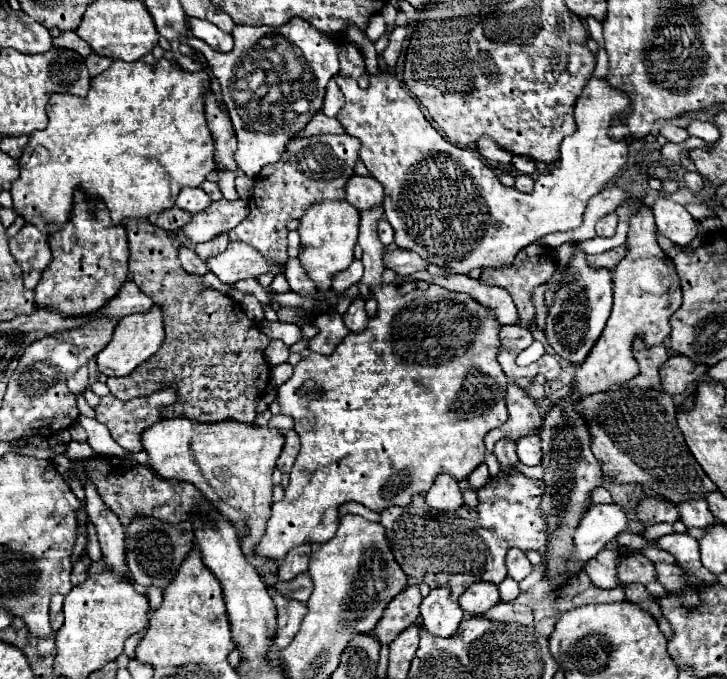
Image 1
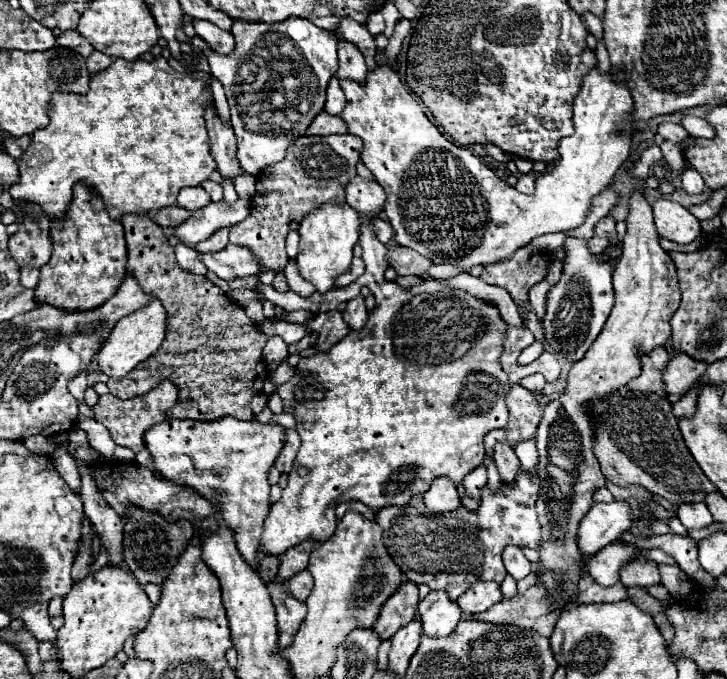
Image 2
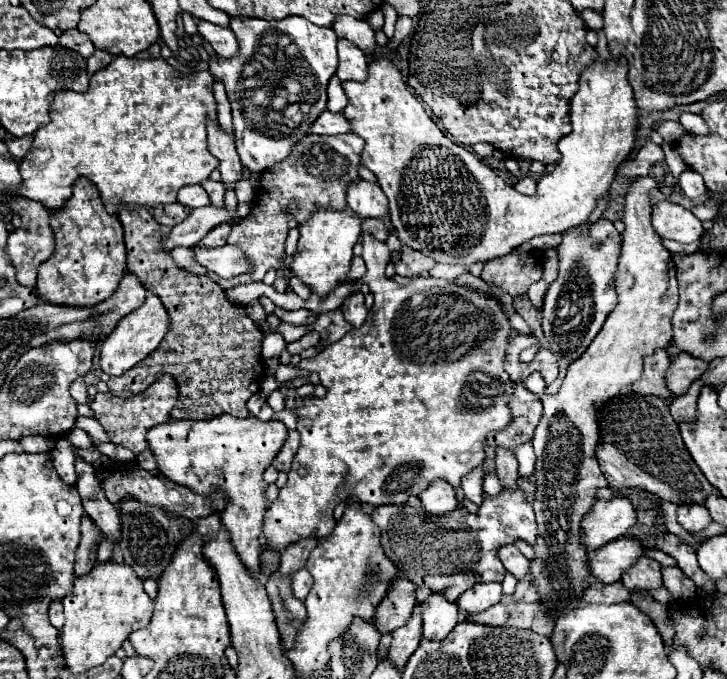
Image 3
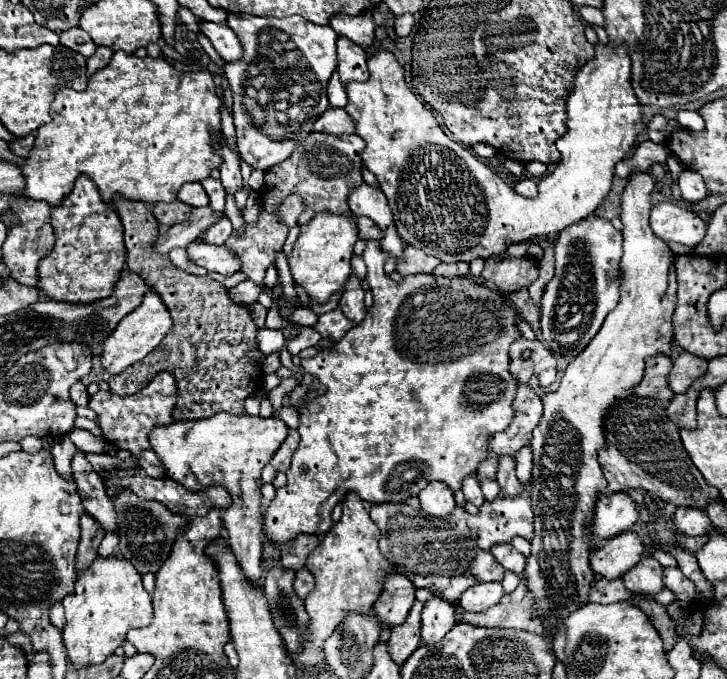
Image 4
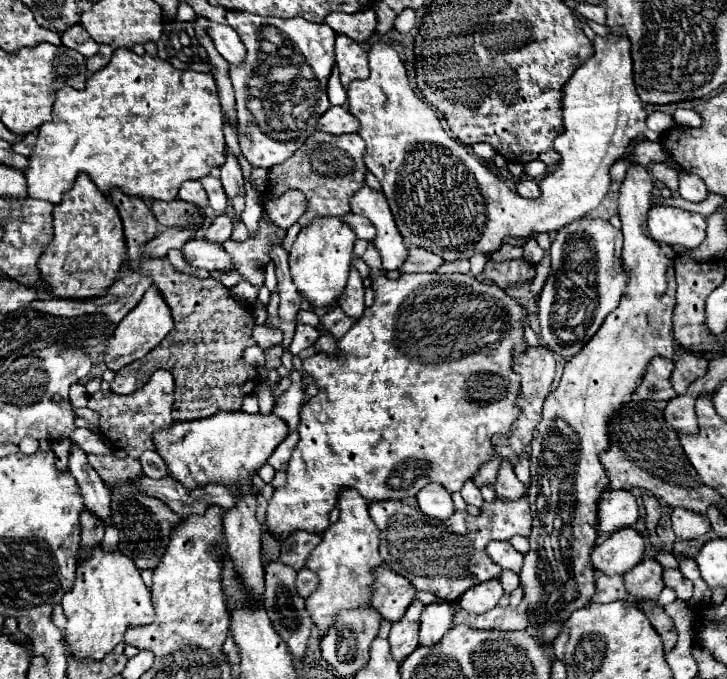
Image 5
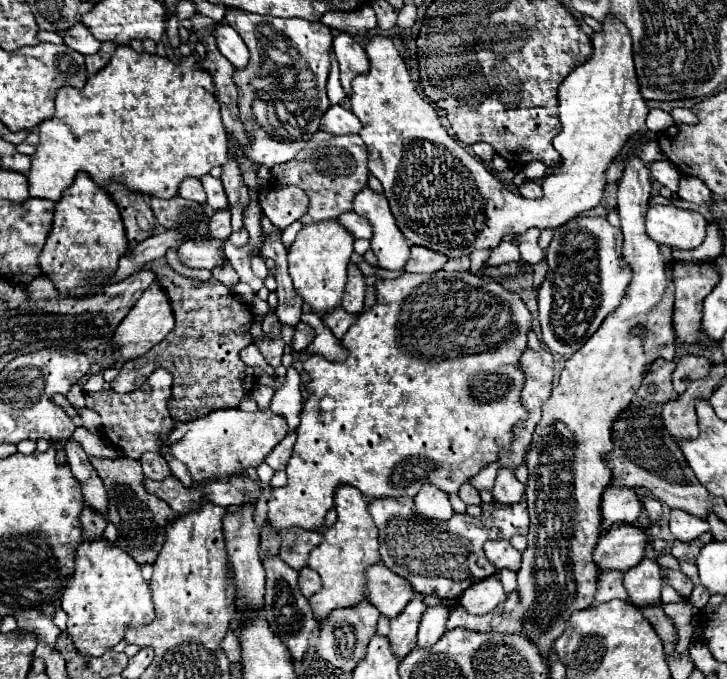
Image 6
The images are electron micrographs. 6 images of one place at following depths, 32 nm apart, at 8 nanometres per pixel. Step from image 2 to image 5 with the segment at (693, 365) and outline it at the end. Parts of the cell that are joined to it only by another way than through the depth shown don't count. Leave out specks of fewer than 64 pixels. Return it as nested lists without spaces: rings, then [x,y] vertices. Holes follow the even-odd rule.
[[[684,352],[676,360],[676,368],[672,372],[672,386],[678,394],[684,394],[688,384],[694,382],[696,378],[702,378],[708,372],[708,360],[702,356],[696,356],[692,352]]]

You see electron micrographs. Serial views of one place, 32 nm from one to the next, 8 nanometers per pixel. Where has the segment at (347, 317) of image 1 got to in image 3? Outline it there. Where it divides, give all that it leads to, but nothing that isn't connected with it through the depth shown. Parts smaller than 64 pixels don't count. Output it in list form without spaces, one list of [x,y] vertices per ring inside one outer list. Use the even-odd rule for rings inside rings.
[[[352,292],[350,296],[346,296],[346,300],[342,302],[342,312],[344,318],[352,324],[352,326],[360,326],[366,320],[366,306],[364,306],[364,294],[362,292]]]

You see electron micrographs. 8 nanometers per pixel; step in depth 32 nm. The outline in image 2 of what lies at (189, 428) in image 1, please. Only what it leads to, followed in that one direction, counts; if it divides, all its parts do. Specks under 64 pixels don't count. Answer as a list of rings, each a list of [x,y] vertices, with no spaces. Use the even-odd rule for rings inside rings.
[[[224,416],[212,422],[168,418],[148,430],[144,442],[152,454],[156,472],[164,478],[190,486],[204,498],[222,504],[222,520],[234,532],[234,542],[242,558],[256,568],[262,538],[262,524],[270,508],[270,484],[266,480],[286,430],[280,424],[262,424],[256,418],[238,420]]]

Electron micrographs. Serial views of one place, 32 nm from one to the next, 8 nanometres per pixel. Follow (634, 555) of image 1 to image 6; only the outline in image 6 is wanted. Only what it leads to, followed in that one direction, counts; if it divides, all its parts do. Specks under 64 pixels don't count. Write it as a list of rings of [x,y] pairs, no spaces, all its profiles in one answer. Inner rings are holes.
[[[644,558],[638,566],[630,568],[624,574],[624,588],[628,590],[630,602],[644,608],[644,606],[662,606],[660,590],[662,590],[662,574],[660,566],[648,558]]]

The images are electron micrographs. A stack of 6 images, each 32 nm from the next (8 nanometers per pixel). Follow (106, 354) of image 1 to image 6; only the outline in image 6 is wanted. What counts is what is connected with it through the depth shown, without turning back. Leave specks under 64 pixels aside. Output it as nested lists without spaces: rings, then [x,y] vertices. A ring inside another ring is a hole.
[[[152,282],[152,286],[142,292],[140,300],[132,306],[128,316],[116,328],[114,348],[120,348],[120,356],[124,360],[138,358],[138,356],[146,354],[154,344],[162,342],[172,332],[172,328],[174,328],[174,312],[172,312],[170,298],[168,298],[168,294],[164,292],[164,288],[160,284]]]

